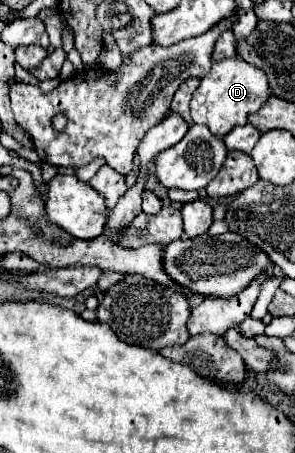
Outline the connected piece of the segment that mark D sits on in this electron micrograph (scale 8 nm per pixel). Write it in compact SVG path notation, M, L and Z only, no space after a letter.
M229 57L225 61L213 61L211 71L201 79L199 87L191 97L191 119L193 123L207 125L217 137L223 137L233 125L245 125L247 115L259 111L269 99L271 91L267 77L261 69L249 65L241 57Z

